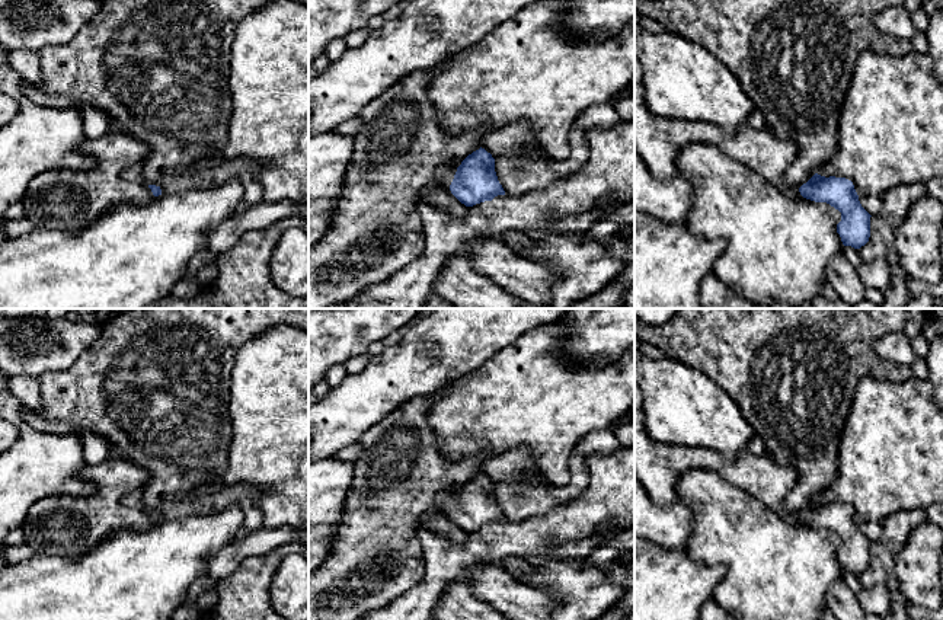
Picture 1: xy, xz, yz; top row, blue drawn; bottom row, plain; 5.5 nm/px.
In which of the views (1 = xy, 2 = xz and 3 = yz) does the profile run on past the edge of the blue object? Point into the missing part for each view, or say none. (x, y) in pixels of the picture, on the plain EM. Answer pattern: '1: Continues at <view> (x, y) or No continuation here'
1: No continuation here
2: No continuation here
3: No continuation here

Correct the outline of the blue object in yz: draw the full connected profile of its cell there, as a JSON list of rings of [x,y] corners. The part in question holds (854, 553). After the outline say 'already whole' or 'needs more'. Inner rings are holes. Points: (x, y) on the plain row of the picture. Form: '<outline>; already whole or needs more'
[[[815,499],[799,514],[803,524],[827,528],[841,538],[837,559],[844,572],[860,575],[870,563],[870,540],[862,533],[851,506]]]; already whole

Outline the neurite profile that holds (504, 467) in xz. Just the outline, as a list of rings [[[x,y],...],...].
[[[515,447],[501,456],[488,456],[482,474],[495,485],[495,498],[506,521],[543,515],[557,506],[578,501],[588,488],[588,460],[573,454],[565,486],[537,480],[527,472],[533,467],[531,451]]]

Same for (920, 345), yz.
[[[918,333],[914,339],[911,339],[911,345],[917,358],[926,358],[930,342],[923,333]]]

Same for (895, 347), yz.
[[[889,332],[879,336],[873,349],[878,357],[886,362],[910,367],[917,358],[911,345],[911,339],[902,332]]]

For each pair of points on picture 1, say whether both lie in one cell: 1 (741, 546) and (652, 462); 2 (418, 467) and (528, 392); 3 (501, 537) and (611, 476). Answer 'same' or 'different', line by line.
1: different
2: different
3: same

